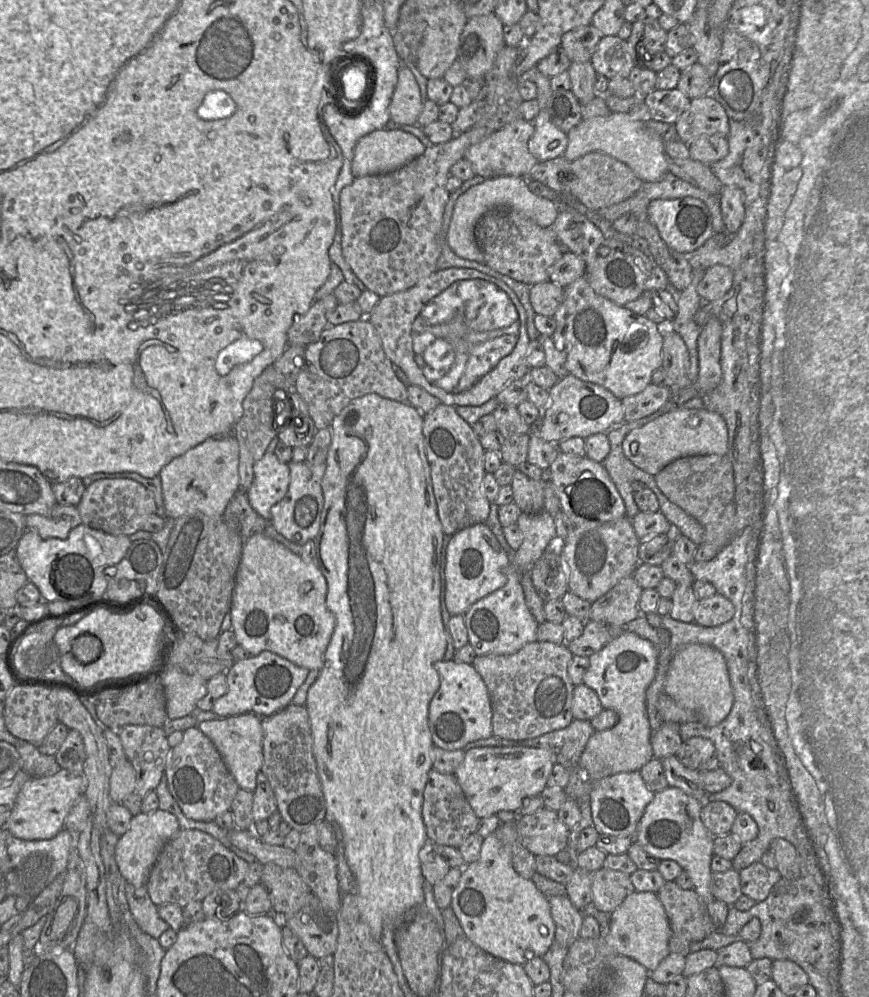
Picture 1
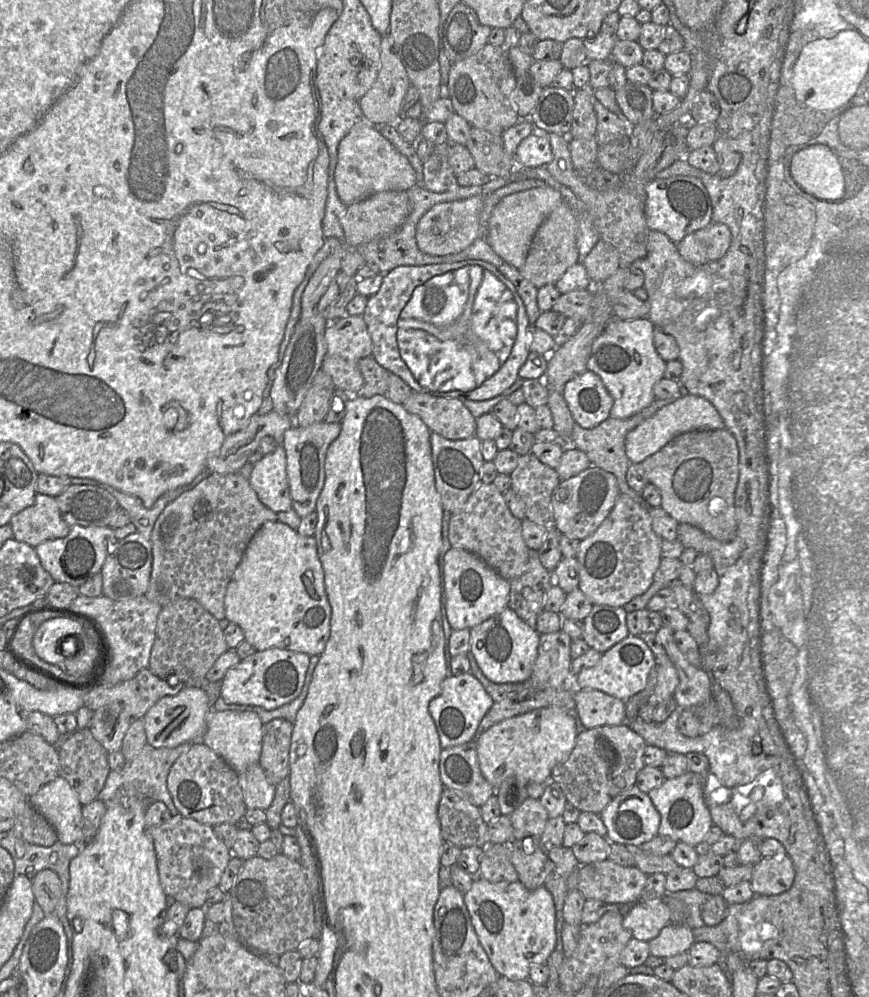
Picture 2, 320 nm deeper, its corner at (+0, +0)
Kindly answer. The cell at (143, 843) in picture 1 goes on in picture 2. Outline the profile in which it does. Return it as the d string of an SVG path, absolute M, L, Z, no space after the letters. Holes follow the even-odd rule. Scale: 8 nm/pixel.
M62 776L45 784L40 790L28 797L29 803L53 826L57 833L57 841L63 844L82 845L82 804L76 792Z

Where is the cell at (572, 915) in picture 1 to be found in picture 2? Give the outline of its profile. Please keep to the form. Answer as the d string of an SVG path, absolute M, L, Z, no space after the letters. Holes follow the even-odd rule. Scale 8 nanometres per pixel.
M541 837L513 839L504 844L515 867L519 881L529 890L535 890L544 883L553 869L548 851L541 843Z

